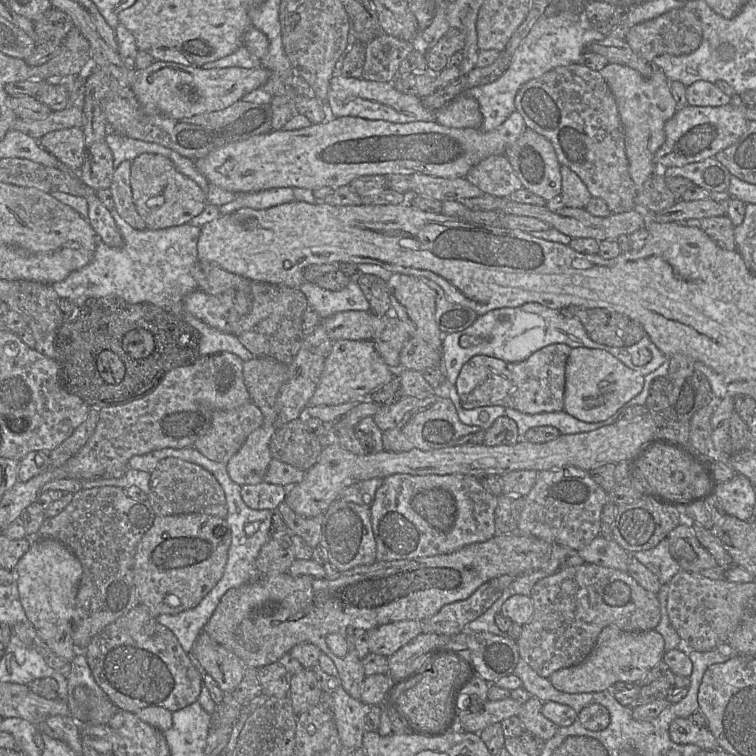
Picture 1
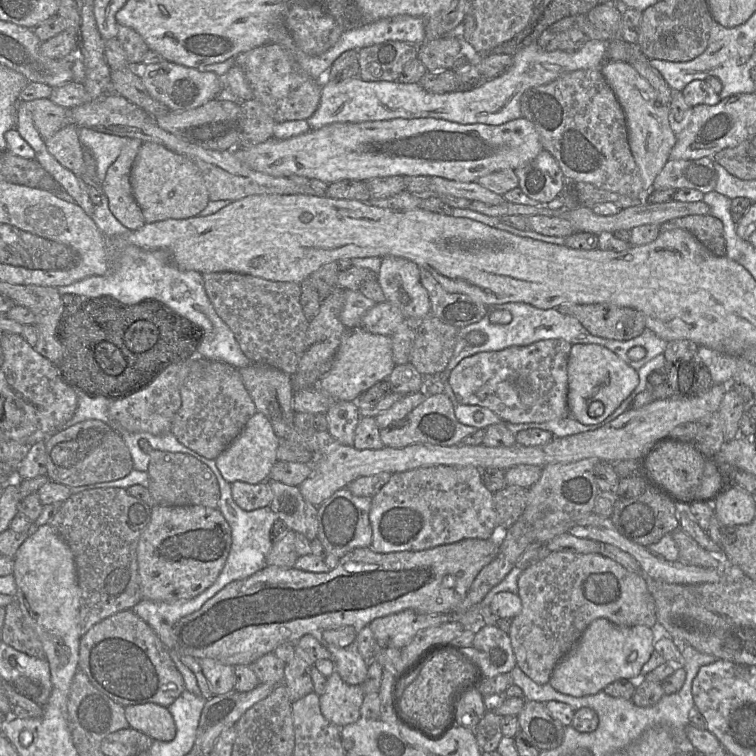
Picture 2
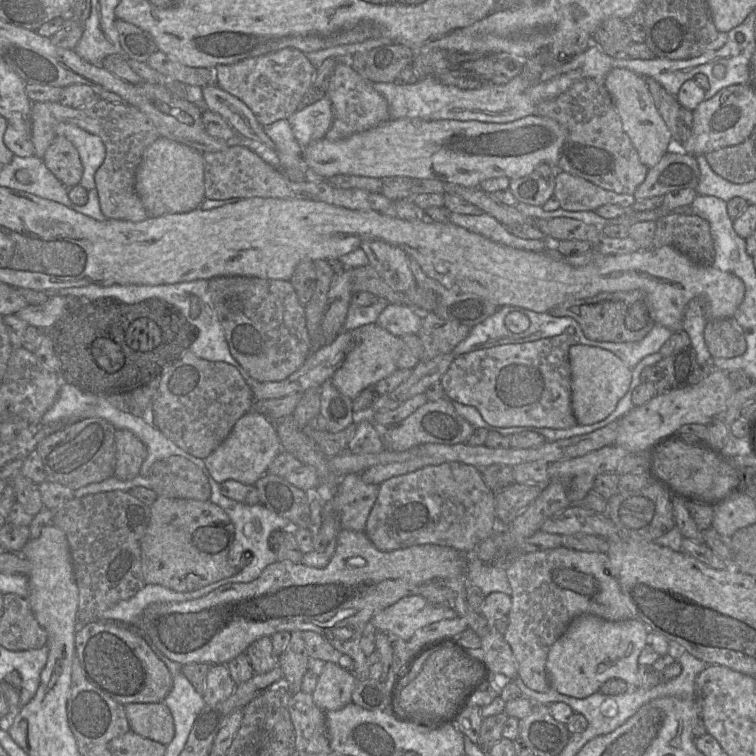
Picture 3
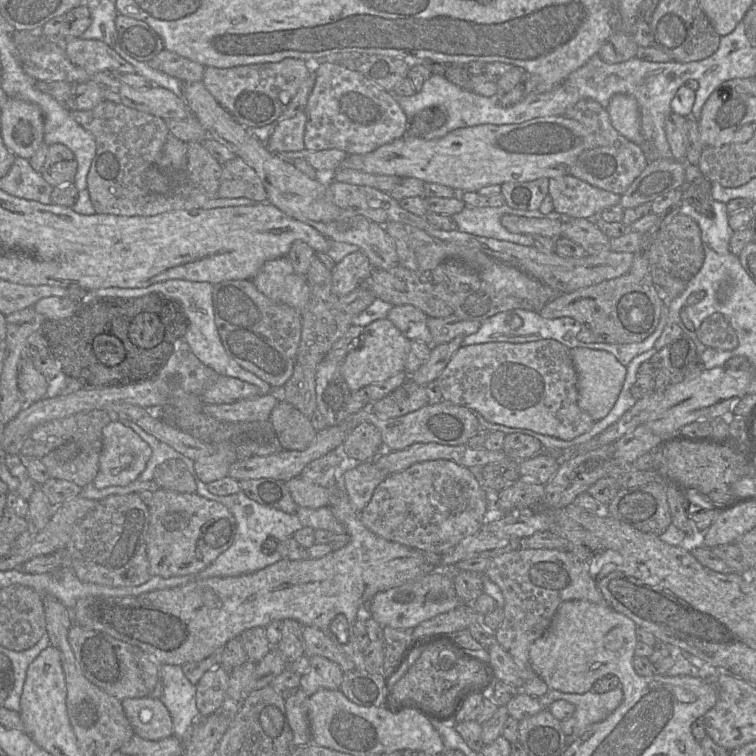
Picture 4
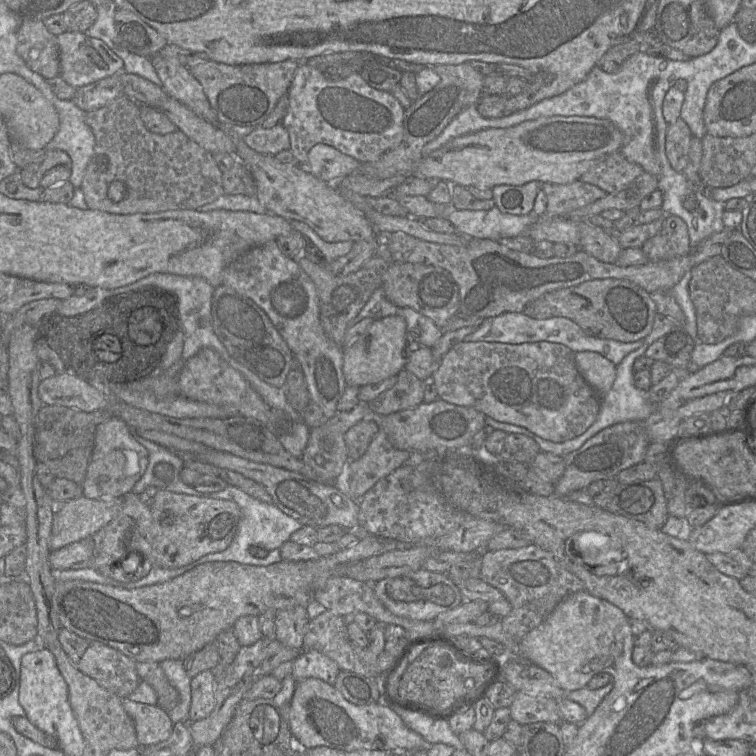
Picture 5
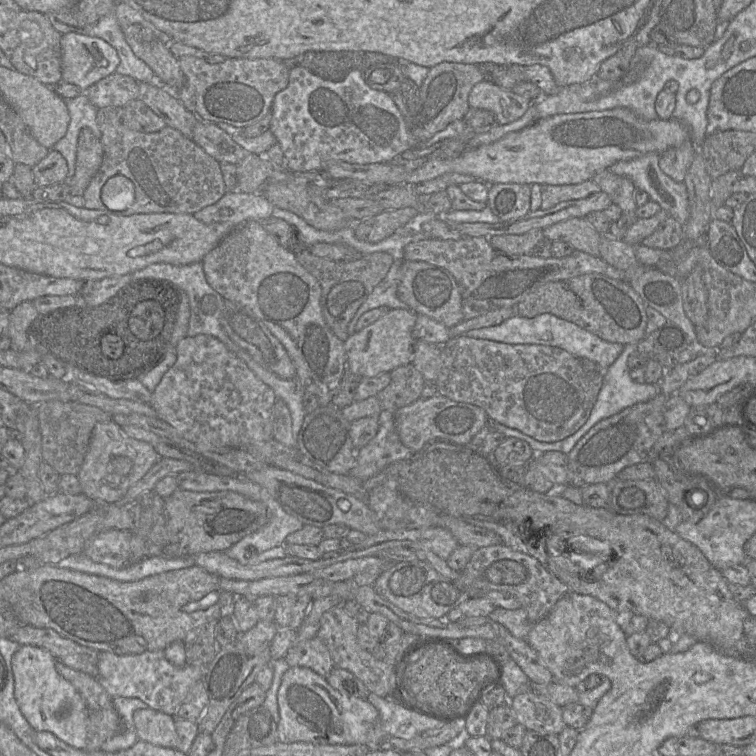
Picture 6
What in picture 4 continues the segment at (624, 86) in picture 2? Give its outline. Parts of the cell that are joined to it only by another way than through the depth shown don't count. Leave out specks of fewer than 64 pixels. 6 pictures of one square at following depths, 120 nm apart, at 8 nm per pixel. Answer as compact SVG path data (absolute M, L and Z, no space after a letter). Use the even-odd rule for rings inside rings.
M615 94L609 101L607 111L612 126L626 139L638 144L643 142L639 105L633 96Z

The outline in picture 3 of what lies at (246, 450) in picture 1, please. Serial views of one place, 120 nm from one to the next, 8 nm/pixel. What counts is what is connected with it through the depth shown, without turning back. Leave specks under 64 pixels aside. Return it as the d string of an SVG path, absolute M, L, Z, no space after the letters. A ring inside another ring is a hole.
M250 411L238 419L228 437L204 462L210 476L220 484L226 480L235 480L254 485L267 472L269 464L280 451L275 422L263 414Z

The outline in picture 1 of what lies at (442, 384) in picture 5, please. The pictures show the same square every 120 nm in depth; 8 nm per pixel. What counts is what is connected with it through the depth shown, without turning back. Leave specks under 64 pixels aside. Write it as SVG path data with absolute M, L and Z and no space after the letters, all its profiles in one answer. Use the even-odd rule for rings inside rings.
M562 343L550 344L517 363L487 355L473 356L463 365L455 383L462 407L503 406L526 414L564 410L566 364L571 349Z

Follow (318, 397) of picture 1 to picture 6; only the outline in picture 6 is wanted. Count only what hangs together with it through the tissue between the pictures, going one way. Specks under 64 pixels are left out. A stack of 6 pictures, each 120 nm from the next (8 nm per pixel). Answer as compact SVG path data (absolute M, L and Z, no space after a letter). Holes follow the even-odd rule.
M391 309L371 325L349 335L344 342L346 368L361 378L367 378L390 373L399 366L411 363L416 319L417 314L410 309Z

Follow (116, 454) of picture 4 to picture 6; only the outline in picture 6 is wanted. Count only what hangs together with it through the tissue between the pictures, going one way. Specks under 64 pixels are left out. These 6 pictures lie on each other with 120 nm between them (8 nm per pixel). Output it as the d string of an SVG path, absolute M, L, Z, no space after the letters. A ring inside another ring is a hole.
M114 420L97 423L77 475L82 493L95 502L116 503L158 460L159 455L151 444L129 437Z

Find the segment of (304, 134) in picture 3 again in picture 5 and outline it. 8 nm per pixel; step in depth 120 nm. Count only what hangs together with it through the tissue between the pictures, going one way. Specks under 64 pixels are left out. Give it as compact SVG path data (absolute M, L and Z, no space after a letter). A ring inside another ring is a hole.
M282 123L269 129L255 128L243 140L251 149L265 155L275 156L282 150L290 150L289 133Z

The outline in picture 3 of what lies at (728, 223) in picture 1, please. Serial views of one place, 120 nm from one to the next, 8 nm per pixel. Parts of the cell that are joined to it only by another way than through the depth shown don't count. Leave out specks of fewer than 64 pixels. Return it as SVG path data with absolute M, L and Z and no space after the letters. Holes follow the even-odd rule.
M666 214L656 221L653 248L671 246L695 265L712 266L715 258L710 224L695 214Z

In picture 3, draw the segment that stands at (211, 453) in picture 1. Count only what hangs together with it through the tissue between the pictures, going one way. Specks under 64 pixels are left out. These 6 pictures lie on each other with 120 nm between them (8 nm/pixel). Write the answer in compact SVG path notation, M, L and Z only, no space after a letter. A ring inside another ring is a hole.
M188 350L161 375L149 418L181 449L205 459L228 437L238 419L252 410L253 403L254 395L251 388L237 368L226 362L202 359Z

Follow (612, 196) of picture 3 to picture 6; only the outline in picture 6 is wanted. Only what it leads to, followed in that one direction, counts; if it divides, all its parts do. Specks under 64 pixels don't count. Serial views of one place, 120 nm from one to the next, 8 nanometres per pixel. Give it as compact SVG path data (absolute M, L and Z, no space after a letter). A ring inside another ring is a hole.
M591 179L579 184L541 185L540 210L547 210L564 201L586 198L600 191L600 187Z

